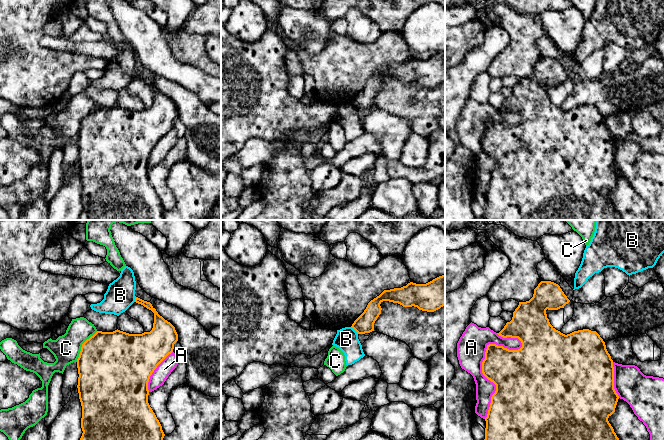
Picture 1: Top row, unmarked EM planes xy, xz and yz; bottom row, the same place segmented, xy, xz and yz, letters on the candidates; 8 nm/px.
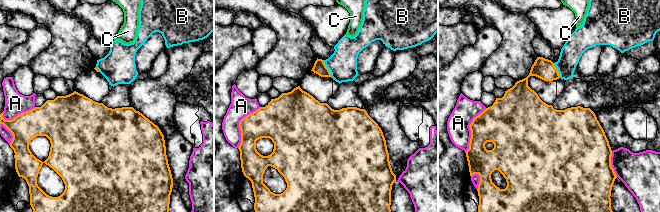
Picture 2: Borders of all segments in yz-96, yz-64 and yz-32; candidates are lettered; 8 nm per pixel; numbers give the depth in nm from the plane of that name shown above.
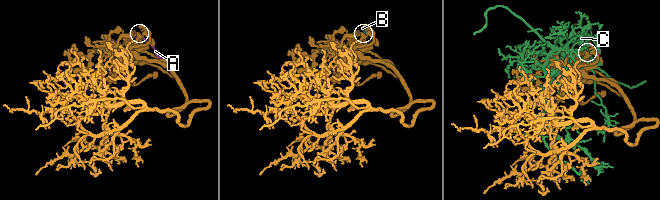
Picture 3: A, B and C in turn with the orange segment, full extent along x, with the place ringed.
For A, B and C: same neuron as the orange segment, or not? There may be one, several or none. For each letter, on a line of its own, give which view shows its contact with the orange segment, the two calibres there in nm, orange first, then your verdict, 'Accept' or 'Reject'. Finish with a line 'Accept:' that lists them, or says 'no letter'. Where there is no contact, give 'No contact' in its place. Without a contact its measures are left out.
A: Touches orange in yz. Thickness 360 nm (orange) against 240 nm. Reject
B: Touches orange in xz. Thickness 150 nm (orange) against 190 nm. Reject
C: Touches orange in xy. Thickness 480 nm (orange) against 220 nm. Reject
Accept: no letter

